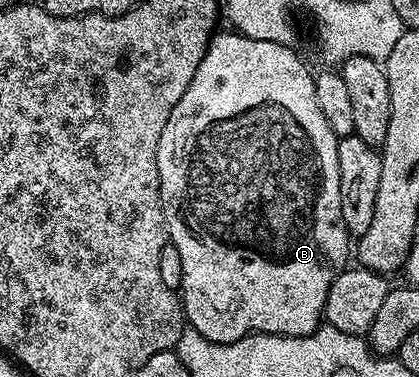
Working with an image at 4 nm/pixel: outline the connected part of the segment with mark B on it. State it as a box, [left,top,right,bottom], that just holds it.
[158,30,350,344]

